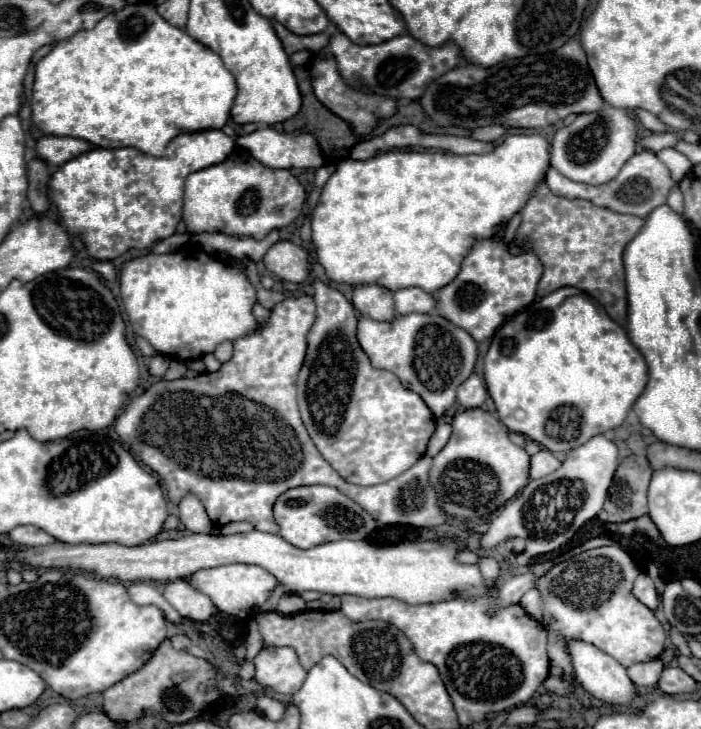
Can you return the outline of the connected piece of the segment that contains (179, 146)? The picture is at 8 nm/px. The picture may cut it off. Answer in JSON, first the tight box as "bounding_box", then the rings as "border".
{"bounding_box":[47,130,235,260],"border":[[[201,130],[201,132],[175,136],[173,156],[153,158],[153,156],[141,154],[135,148],[117,148],[117,150],[93,148],[65,162],[53,172],[49,180],[47,196],[57,206],[67,232],[79,234],[83,238],[83,244],[87,246],[89,256],[97,260],[115,260],[119,254],[127,252],[131,246],[139,250],[147,250],[153,242],[173,236],[181,220],[185,178],[191,172],[223,162],[231,154],[233,146],[235,146],[235,138],[225,136],[221,130]]]}

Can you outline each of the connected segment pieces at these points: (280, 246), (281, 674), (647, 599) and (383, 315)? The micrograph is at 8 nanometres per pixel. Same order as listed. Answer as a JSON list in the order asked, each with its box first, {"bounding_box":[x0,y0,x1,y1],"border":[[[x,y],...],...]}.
[{"bounding_box":[263,240,309,282],"border":[[[279,240],[277,244],[273,244],[265,252],[263,264],[269,272],[289,282],[303,282],[309,274],[307,252],[301,246],[287,240]]]},{"bounding_box":[255,648,305,694],"border":[[[263,648],[255,656],[255,680],[279,694],[295,694],[305,682],[297,654],[291,648]]]},{"bounding_box":[633,572,659,612],"border":[[[641,572],[641,574],[637,576],[633,594],[635,594],[635,598],[637,598],[641,604],[645,604],[649,610],[653,610],[653,612],[657,610],[657,606],[659,606],[659,594],[657,594],[657,590],[655,590],[653,580],[651,580],[645,572]]]},{"bounding_box":[353,286,395,322],"border":[[[357,286],[353,290],[353,306],[359,310],[361,316],[373,318],[375,322],[391,322],[395,318],[393,310],[393,294],[381,286]]]}]

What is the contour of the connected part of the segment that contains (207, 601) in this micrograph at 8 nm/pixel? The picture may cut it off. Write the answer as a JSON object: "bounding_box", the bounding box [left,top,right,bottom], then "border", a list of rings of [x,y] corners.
{"bounding_box":[165,580,217,622],"border":[[[175,580],[165,586],[165,600],[181,614],[197,622],[207,622],[215,616],[217,608],[209,596],[197,592],[187,584],[187,580]]]}

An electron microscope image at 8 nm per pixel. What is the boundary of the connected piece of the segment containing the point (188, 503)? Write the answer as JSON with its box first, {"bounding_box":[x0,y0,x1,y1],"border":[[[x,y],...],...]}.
{"bounding_box":[179,494,213,534],"border":[[[187,494],[179,502],[179,520],[183,522],[183,526],[189,532],[199,532],[199,534],[211,534],[213,532],[213,522],[205,514],[205,506],[193,494]]]}

